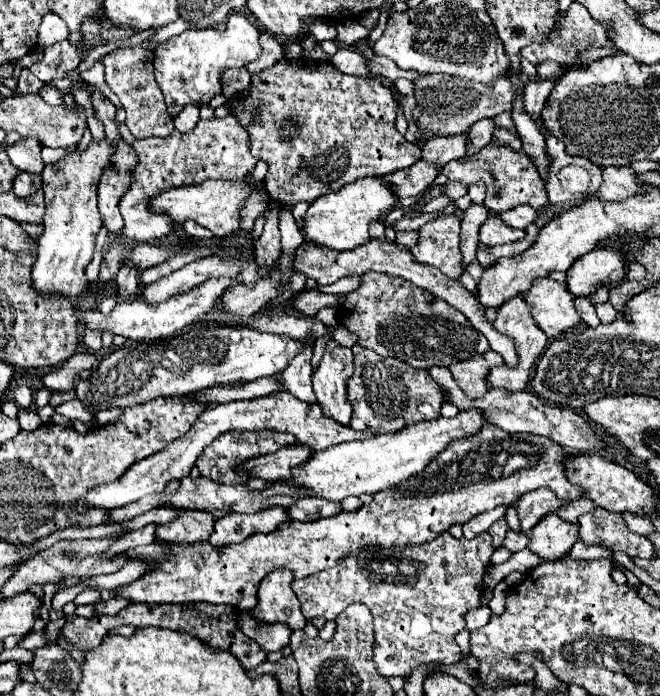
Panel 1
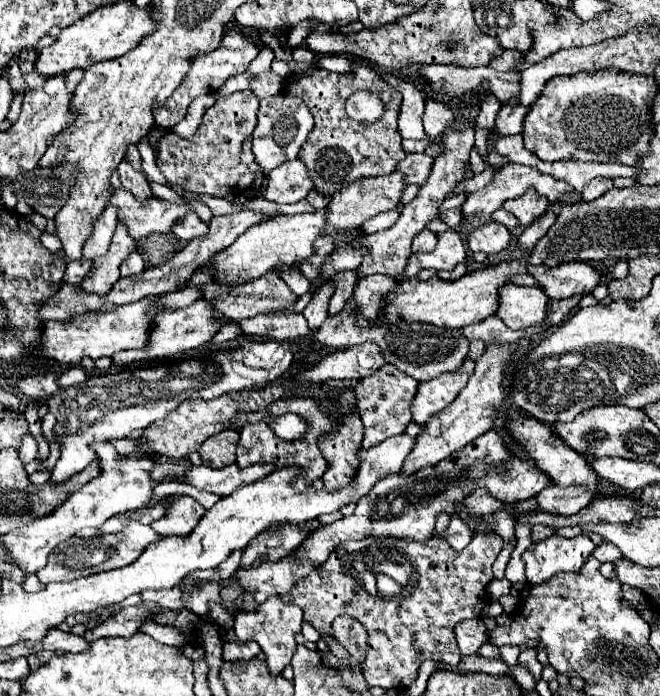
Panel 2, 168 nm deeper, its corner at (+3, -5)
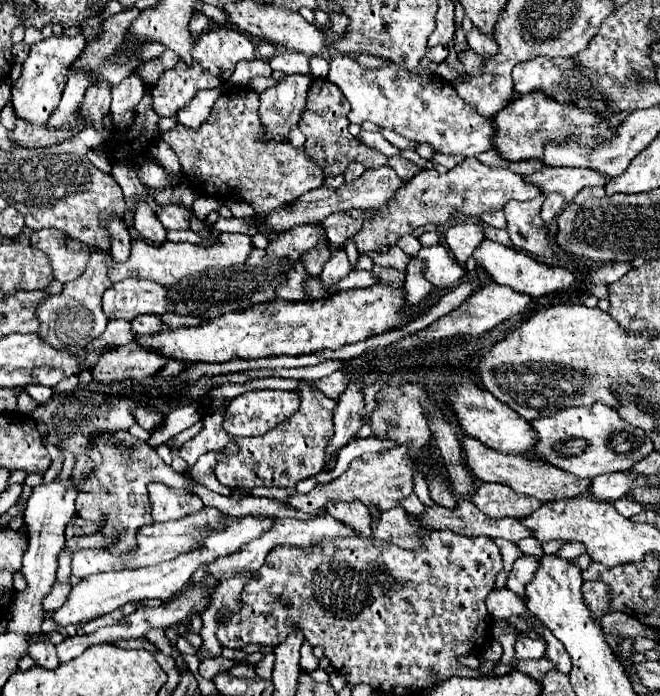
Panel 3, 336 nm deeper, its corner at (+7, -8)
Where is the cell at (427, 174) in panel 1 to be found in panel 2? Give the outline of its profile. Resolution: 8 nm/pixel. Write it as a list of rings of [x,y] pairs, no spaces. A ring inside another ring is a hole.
[[[398,171],[392,175],[386,175],[386,177],[366,177],[366,179],[352,181],[350,185],[346,185],[346,189],[340,189],[338,193],[334,193],[332,203],[328,207],[330,217],[326,219],[326,233],[322,233],[322,237],[338,231],[338,229],[360,229],[360,225],[366,219],[376,217],[378,213],[396,209],[402,189],[404,189],[404,183],[402,183],[402,175]]]

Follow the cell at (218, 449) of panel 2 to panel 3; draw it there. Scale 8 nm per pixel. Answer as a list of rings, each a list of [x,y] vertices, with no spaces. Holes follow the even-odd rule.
[[[214,450],[202,454],[198,458],[198,462],[190,468],[190,476],[194,476],[194,480],[200,480],[200,484],[204,484],[206,488],[210,488],[210,490],[214,490],[218,494],[229,497],[232,491],[231,488],[220,484],[218,478],[216,478],[216,474],[214,474],[214,468],[218,464],[216,456],[218,456],[218,452],[214,452]]]

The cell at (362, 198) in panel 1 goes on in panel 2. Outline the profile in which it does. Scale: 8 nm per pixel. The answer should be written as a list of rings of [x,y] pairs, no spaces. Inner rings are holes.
[[[318,209],[314,213],[304,213],[304,215],[278,215],[270,221],[254,225],[246,233],[242,233],[230,247],[214,253],[204,265],[214,267],[214,275],[212,275],[214,281],[234,283],[234,285],[262,277],[266,271],[274,269],[280,261],[292,265],[298,259],[306,259],[312,255],[312,241],[316,241],[324,231],[326,213],[328,209]]]

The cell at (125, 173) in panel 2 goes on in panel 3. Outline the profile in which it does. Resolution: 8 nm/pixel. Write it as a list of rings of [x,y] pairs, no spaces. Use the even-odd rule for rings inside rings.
[[[142,200],[136,204],[134,228],[138,230],[140,236],[144,236],[150,242],[164,242],[166,240],[166,228],[162,228],[158,216],[154,216],[154,210],[148,208],[148,204]]]

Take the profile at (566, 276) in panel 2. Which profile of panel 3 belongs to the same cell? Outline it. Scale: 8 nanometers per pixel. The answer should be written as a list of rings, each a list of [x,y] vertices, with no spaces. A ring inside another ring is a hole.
[[[484,240],[476,250],[474,250],[474,258],[476,262],[490,274],[490,278],[502,286],[510,286],[512,290],[518,290],[522,294],[528,294],[532,298],[540,298],[546,294],[554,294],[554,292],[568,292],[574,284],[574,274],[568,268],[562,266],[548,266],[544,262],[538,262],[534,258],[530,258],[528,254],[514,250],[514,248],[506,248],[498,242],[492,240]]]

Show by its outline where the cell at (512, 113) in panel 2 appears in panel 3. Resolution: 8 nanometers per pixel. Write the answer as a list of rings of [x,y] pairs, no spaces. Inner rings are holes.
[[[336,56],[330,60],[328,80],[346,96],[352,108],[348,112],[352,124],[362,124],[366,120],[374,122],[380,128],[394,130],[418,144],[430,142],[434,152],[440,154],[478,156],[480,152],[494,148],[494,118],[486,118],[464,104],[448,82],[442,82],[430,72],[410,72],[396,64],[368,70],[350,56]]]

